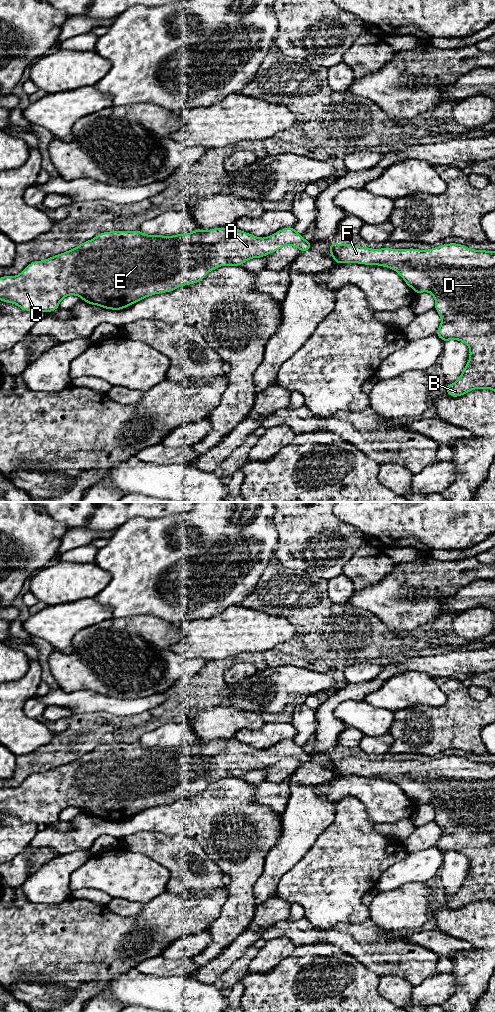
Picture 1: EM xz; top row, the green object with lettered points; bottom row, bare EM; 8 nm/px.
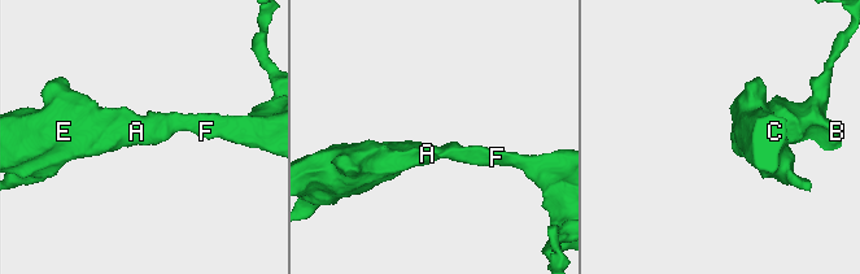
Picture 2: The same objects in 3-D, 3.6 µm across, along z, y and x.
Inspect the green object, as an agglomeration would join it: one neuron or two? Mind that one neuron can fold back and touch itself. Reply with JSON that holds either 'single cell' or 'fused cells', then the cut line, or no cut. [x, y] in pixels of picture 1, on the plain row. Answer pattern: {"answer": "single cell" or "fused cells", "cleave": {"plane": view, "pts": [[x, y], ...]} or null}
{"answer": "single cell", "cleave": null}

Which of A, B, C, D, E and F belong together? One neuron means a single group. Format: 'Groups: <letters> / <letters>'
Groups: A B C D E F

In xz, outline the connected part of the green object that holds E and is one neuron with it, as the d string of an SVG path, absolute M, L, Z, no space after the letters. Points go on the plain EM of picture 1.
M218 739L206 743L197 740L190 745L172 748L147 747L139 742L103 744L69 763L45 772L31 774L16 788L0 789L0 813L13 815L24 823L50 825L59 821L63 810L75 807L90 817L121 822L146 809L172 804L179 799L200 794L217 779L243 777L249 771L262 770L284 758L297 759L301 764L305 764L311 760L311 754L306 753L293 739L278 742L265 750L254 748L235 739L228 741Z

